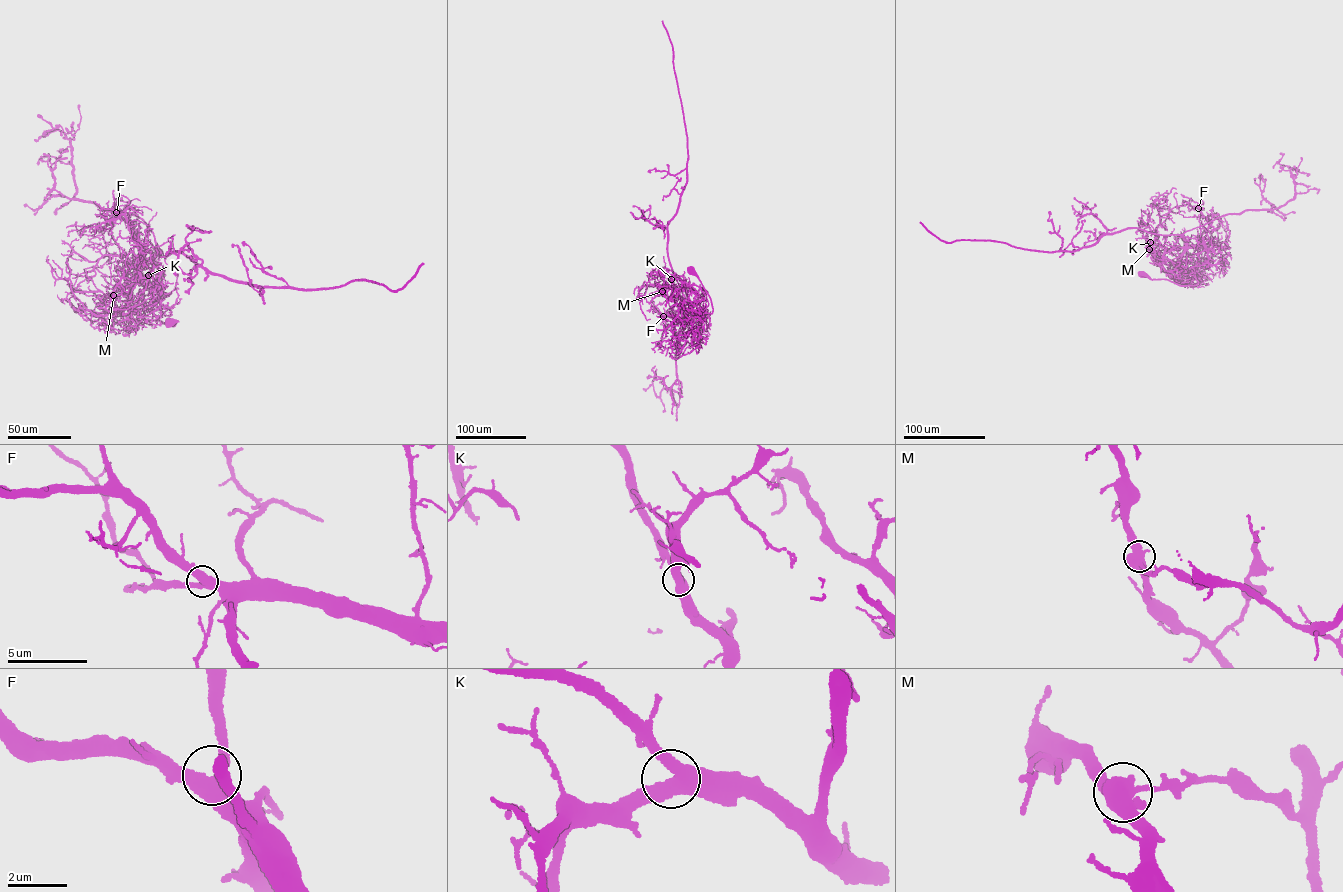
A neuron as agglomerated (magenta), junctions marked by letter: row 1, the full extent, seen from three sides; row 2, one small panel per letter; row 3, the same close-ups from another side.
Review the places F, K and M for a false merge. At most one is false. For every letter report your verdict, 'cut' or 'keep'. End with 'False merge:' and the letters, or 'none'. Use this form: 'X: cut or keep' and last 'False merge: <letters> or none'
F: keep
K: keep
M: cut
False merge: M

